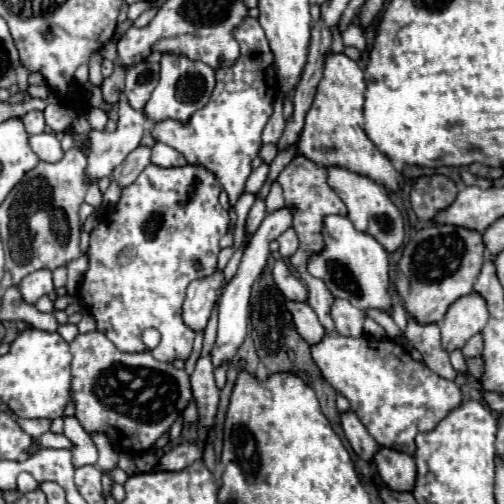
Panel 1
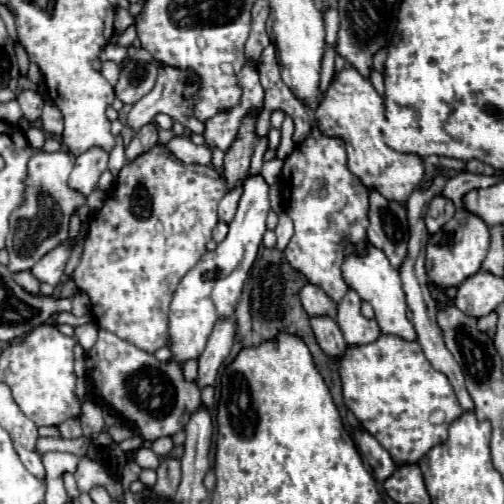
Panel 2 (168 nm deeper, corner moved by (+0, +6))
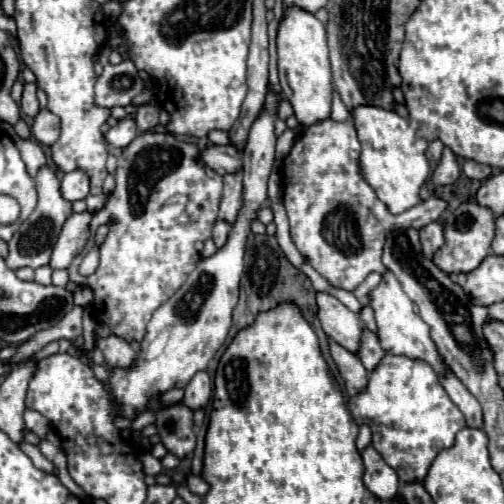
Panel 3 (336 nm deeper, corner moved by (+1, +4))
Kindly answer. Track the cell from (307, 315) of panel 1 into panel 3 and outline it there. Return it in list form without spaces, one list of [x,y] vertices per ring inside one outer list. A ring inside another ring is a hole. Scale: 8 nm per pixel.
[[[330,340],[330,354],[346,382],[346,392],[350,398],[358,396],[360,392],[364,392],[364,388],[368,386],[368,372],[362,366],[362,362],[348,350],[344,350],[340,344],[336,344],[334,340]]]

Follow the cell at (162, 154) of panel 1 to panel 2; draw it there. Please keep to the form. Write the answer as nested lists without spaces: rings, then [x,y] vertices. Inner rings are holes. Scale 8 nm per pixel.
[[[173,136],[165,144],[165,148],[185,164],[209,164],[211,162],[211,150],[205,146],[195,146],[187,136]]]

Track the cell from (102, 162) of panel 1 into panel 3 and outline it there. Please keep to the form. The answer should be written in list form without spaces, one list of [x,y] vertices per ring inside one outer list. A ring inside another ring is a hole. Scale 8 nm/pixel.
[[[74,170],[62,176],[60,192],[66,200],[74,202],[84,200],[88,196],[88,176],[82,170]]]

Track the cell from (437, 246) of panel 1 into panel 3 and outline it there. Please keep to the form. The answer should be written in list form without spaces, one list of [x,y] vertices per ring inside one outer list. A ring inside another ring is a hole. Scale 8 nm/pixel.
[[[462,202],[446,220],[446,230],[444,230],[444,246],[434,254],[434,264],[444,270],[446,274],[458,274],[458,272],[472,272],[488,254],[490,254],[490,244],[494,238],[494,214],[490,208],[480,206],[478,202]],[[454,248],[460,248],[466,258],[456,260]]]

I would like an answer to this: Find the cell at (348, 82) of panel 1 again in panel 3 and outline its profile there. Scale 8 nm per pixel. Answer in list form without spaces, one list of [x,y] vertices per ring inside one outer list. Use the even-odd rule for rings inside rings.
[[[360,106],[352,112],[352,118],[362,144],[362,172],[368,184],[376,190],[378,198],[390,208],[392,214],[402,214],[404,210],[416,206],[420,202],[420,190],[430,178],[430,164],[426,158],[428,142],[416,136],[408,120],[384,108]]]

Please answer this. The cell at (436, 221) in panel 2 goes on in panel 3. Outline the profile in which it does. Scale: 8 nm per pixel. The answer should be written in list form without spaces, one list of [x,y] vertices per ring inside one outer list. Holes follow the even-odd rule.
[[[432,222],[428,226],[424,226],[420,230],[420,242],[422,242],[422,252],[424,256],[428,256],[432,260],[434,252],[440,250],[440,246],[444,244],[444,232],[442,226],[438,222]]]

